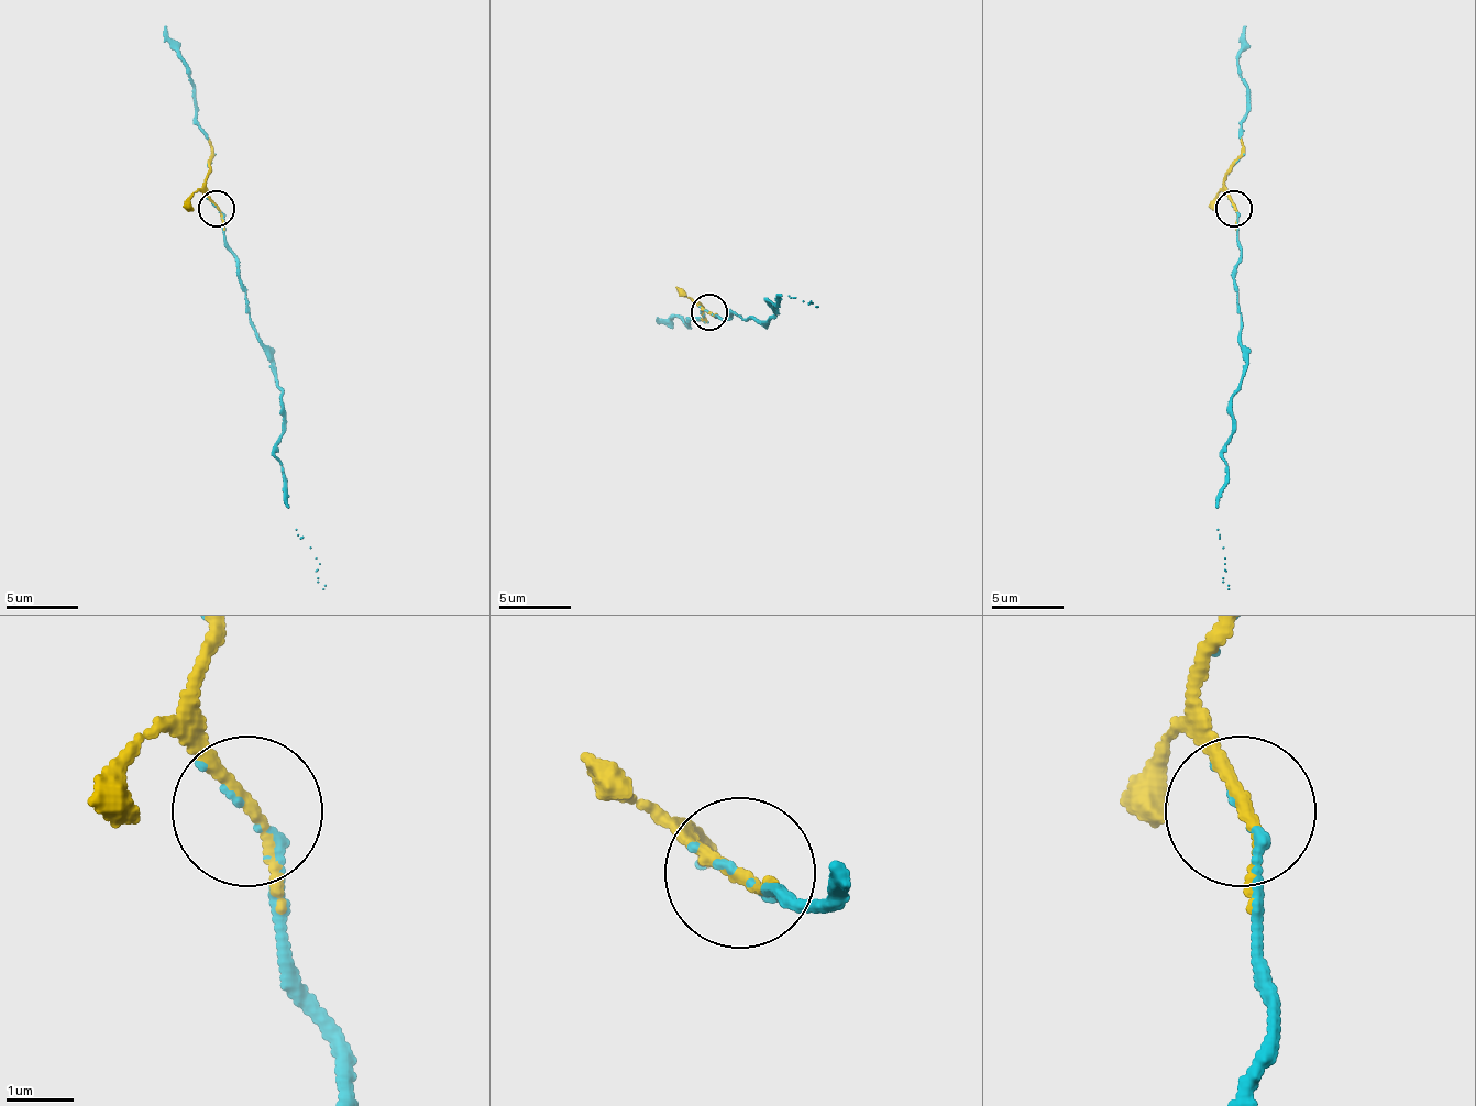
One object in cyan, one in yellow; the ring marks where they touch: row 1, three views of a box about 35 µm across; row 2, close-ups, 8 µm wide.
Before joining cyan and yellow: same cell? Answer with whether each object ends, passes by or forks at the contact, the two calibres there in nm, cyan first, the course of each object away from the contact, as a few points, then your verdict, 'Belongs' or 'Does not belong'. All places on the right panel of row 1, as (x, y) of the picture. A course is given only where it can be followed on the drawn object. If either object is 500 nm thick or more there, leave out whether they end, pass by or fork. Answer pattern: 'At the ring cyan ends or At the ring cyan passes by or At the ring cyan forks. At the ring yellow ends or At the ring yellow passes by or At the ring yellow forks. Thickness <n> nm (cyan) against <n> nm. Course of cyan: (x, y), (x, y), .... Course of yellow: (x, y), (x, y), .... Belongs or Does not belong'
At the ring cyan ends. At the ring yellow passes by. Thickness 110 nm (cyan) against 150 nm. Course of cyan: (1233, 206), (1244, 364), (1233, 393), (1233, 433), (1222, 459), (1225, 476), (1219, 508), (1222, 581), (1230, 588). Course of yellow: (1233, 209), (1225, 177), (1240, 152), (1240, 136). Belongs

